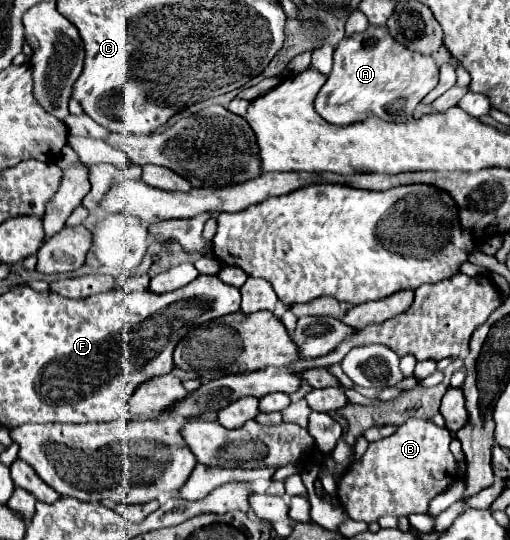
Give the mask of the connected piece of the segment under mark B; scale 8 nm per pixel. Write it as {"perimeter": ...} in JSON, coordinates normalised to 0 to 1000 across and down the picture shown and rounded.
{"perimeter":[[[800,776],[773,806],[725,820],[710,857],[678,869],[663,894],[663,924],[686,961],[729,969],[753,954],[835,950],[843,928],[898,887],[898,861],[882,835],[882,817],[886,809],[875,791],[831,776]]]}

